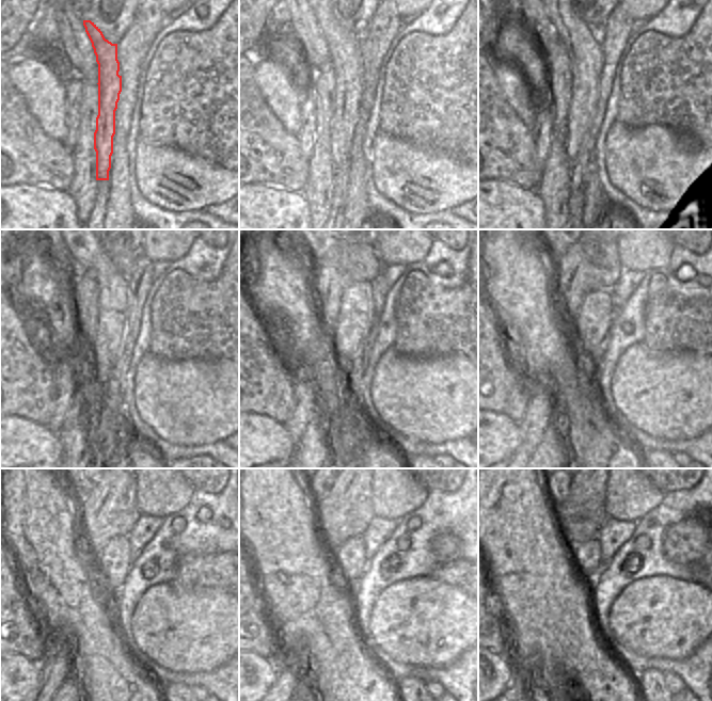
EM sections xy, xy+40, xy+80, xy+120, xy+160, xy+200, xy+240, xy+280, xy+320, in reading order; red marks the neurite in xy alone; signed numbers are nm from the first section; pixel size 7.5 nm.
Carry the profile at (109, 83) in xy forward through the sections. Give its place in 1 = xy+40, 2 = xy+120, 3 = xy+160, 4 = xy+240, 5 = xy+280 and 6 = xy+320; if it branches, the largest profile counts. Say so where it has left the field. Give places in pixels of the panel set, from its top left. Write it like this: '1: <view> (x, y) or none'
1: xy+40 (346, 60)
2: xy+120 (85, 251)
3: xy+160 (346, 339)
4: xy+240 (113, 576)
5: xy+280 (343, 555)
6: xy+320 (582, 553)

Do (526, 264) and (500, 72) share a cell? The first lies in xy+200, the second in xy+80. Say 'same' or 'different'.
different

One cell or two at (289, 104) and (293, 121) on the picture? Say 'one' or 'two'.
one

